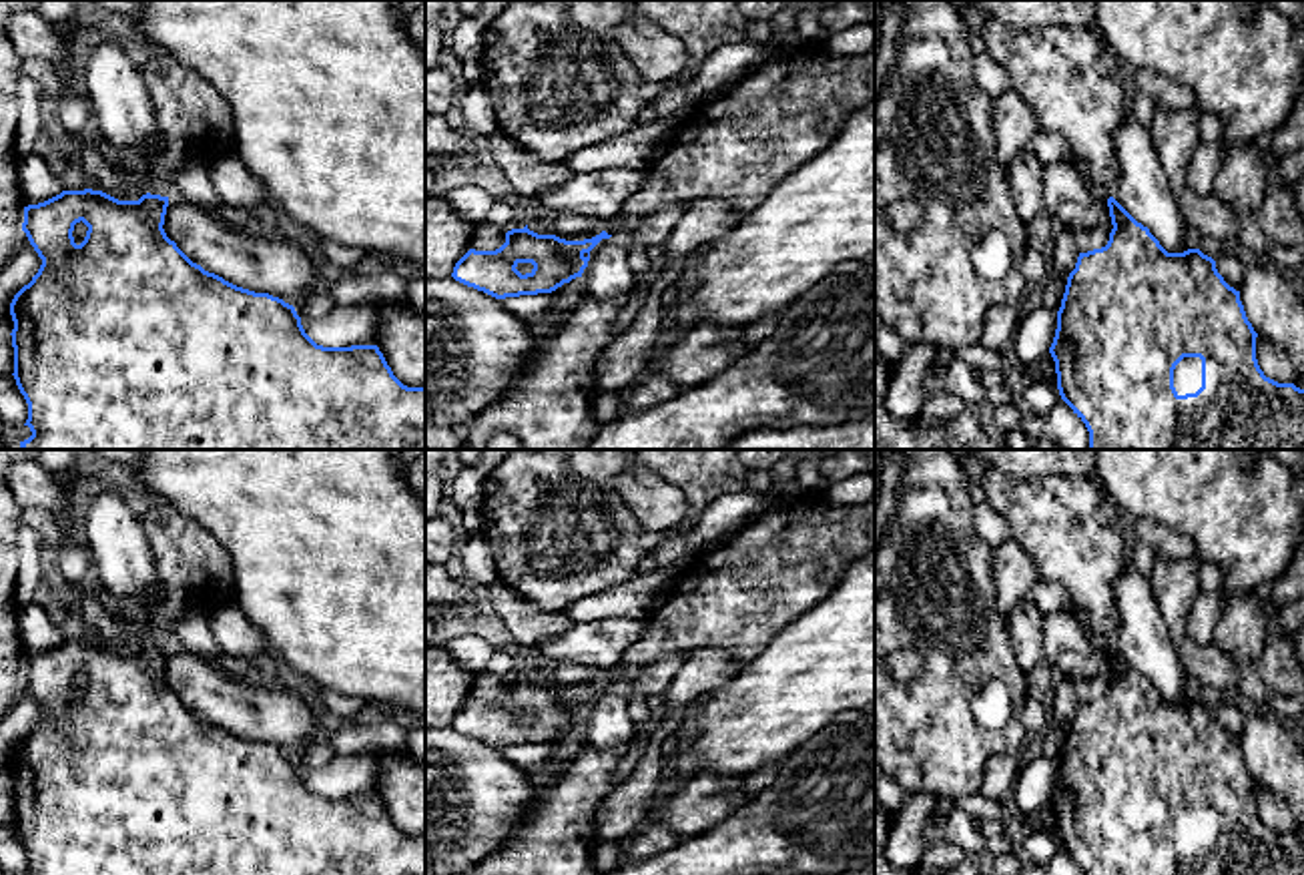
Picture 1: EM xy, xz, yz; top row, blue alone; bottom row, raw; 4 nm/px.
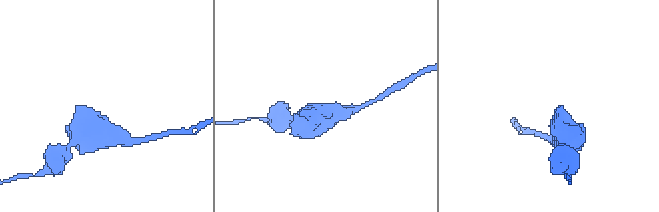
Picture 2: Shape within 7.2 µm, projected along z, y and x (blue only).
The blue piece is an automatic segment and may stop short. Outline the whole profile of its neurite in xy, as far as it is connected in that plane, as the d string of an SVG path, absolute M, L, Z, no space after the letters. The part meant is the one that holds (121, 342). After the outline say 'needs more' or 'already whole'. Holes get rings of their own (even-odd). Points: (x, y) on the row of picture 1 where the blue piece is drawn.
M62 191L24 207L22 231L42 259L38 273L10 303L14 379L28 403L32 435L22 450L425 450L425 387L403 385L377 345L323 347L303 329L295 307L269 293L237 287L193 263L162 229L169 197L118 201L102 191Z | already whole

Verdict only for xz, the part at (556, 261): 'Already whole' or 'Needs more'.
Already whole

